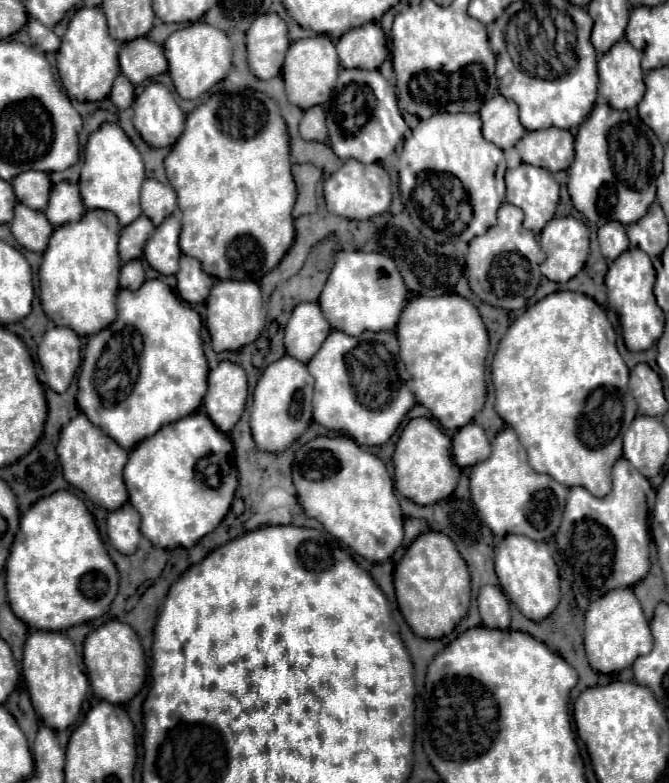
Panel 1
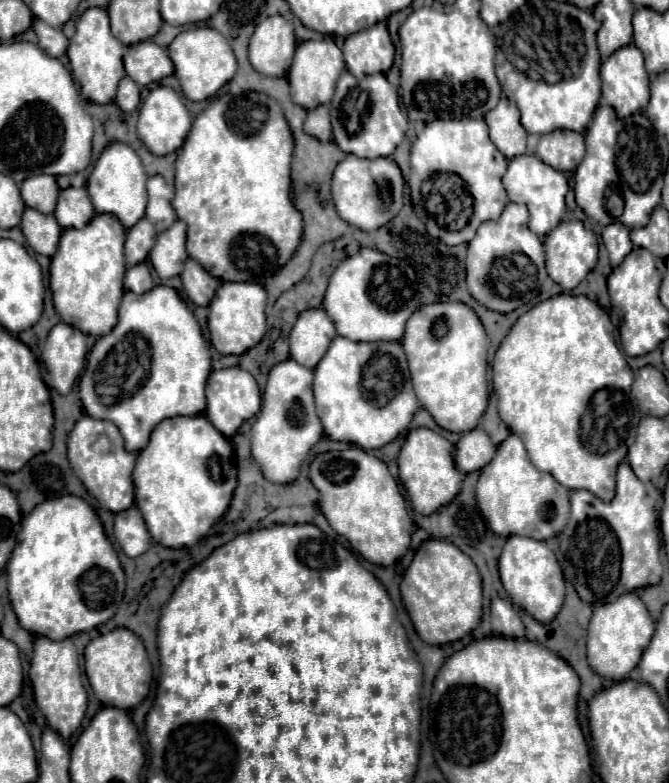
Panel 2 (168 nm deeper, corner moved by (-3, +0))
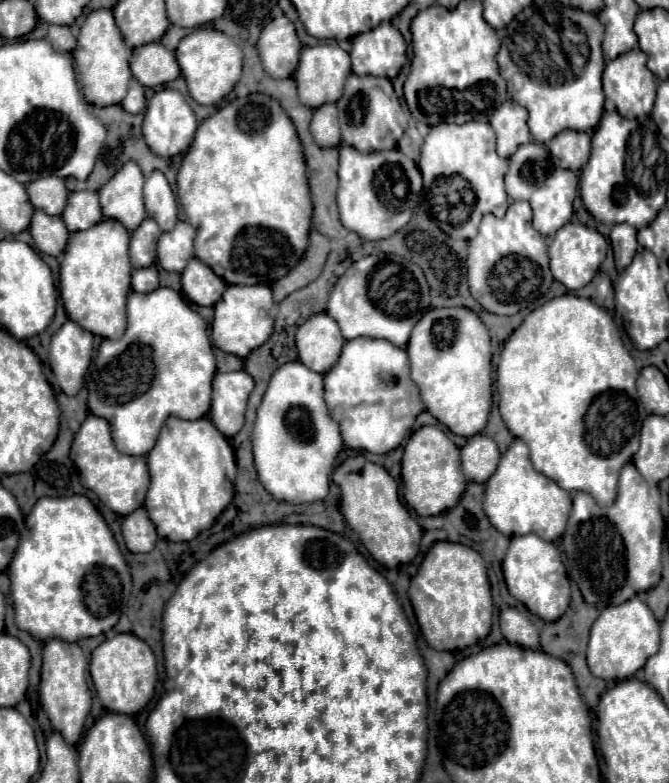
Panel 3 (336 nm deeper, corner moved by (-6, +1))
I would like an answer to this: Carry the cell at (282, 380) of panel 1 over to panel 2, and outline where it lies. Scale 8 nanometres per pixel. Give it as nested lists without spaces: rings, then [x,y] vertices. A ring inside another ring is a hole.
[[[288,358],[270,370],[258,420],[252,424],[252,456],[260,464],[264,476],[276,484],[288,484],[296,480],[300,464],[308,456],[308,450],[324,434],[322,424],[314,408],[312,370]]]

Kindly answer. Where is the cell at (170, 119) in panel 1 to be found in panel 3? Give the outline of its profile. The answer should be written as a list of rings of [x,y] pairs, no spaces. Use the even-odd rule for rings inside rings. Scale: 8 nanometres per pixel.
[[[161,89],[147,103],[145,119],[143,119],[143,137],[155,155],[175,157],[189,149],[197,125],[199,125],[197,117],[195,117],[193,109],[187,105],[187,101],[183,99],[183,95],[175,89]]]

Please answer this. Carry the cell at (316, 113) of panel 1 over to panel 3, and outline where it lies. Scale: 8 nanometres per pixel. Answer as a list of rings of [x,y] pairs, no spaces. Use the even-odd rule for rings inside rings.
[[[321,105],[321,109],[315,109],[311,121],[311,135],[319,147],[341,145],[341,131],[339,131],[335,105]]]

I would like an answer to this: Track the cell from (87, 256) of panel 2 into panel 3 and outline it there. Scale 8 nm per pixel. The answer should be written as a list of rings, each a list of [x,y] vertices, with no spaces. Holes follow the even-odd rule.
[[[113,219],[99,221],[85,233],[73,233],[61,261],[61,299],[71,321],[105,339],[121,339],[125,333],[125,301],[131,291],[129,231]]]

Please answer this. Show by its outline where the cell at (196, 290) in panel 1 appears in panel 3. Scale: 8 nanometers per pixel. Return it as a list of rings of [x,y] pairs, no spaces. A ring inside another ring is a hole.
[[[197,257],[189,259],[189,265],[181,273],[181,291],[191,303],[211,307],[221,299],[227,283],[217,277],[203,261]]]

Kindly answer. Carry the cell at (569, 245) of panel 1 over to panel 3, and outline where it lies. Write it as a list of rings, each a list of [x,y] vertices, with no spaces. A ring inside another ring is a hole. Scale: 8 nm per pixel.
[[[567,223],[549,239],[551,273],[567,289],[581,289],[581,287],[585,287],[593,279],[593,275],[597,273],[599,265],[603,263],[605,253],[607,253],[605,237],[599,231],[589,229],[589,227],[581,225],[581,223]]]

